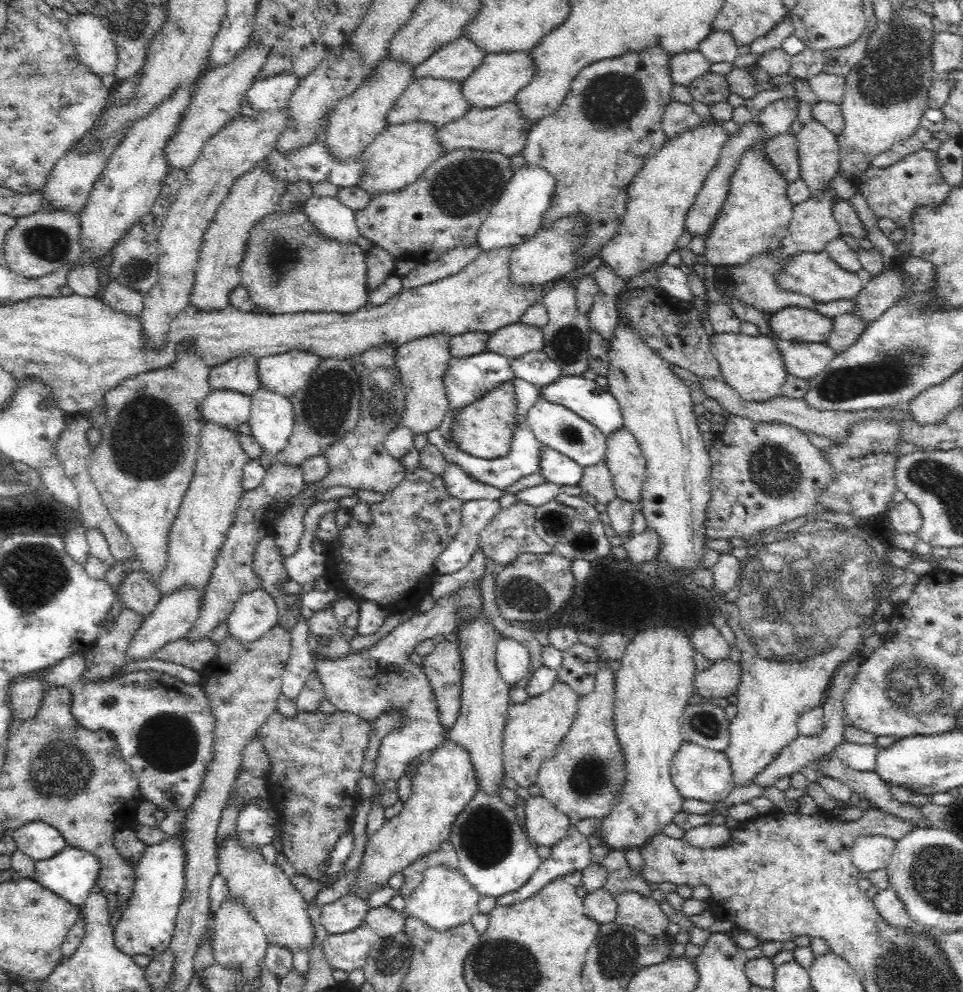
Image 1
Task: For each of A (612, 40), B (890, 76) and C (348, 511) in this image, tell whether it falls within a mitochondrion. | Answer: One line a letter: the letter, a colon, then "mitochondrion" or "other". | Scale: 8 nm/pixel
A: other
B: mitochondrion
C: other

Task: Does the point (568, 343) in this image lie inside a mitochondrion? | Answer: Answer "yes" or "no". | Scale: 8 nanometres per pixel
yes

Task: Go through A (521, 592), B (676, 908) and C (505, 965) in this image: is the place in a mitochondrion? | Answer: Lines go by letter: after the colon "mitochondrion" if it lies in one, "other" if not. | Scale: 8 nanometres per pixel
A: mitochondrion
B: other
C: mitochondrion

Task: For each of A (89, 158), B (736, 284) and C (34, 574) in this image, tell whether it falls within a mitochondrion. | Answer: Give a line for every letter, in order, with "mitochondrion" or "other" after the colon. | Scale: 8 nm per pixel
A: other
B: mitochondrion
C: mitochondrion

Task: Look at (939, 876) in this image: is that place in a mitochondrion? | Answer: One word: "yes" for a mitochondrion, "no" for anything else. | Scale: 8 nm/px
yes

